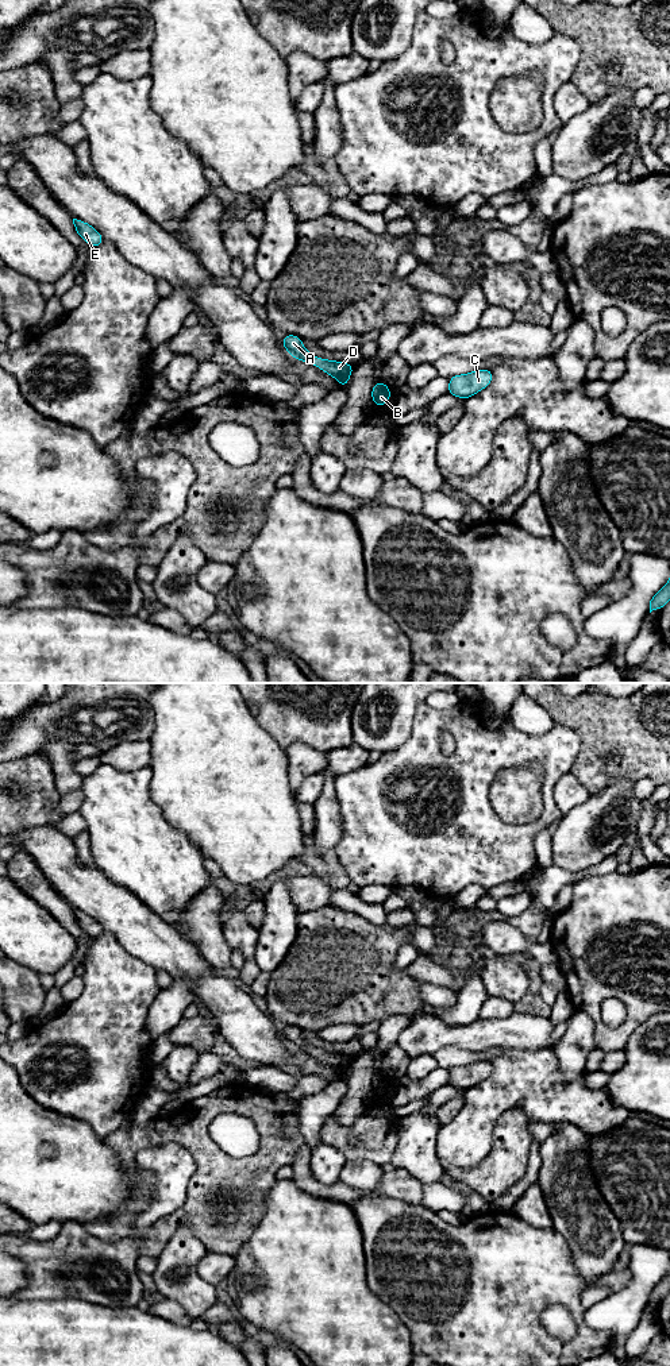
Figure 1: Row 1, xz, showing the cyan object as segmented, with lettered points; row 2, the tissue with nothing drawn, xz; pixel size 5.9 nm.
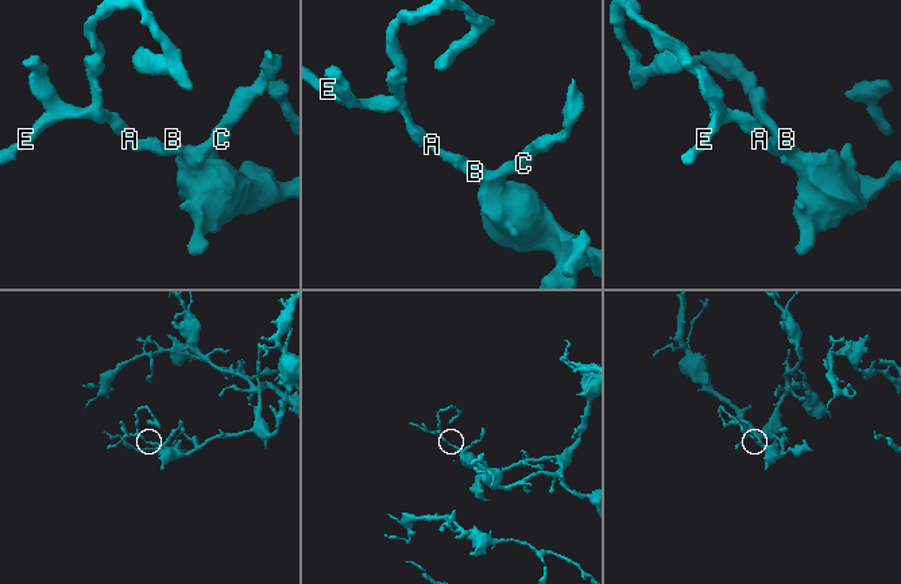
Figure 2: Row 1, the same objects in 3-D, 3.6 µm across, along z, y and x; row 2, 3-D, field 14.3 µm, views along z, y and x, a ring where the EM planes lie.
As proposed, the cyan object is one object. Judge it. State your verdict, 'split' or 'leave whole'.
leave whole

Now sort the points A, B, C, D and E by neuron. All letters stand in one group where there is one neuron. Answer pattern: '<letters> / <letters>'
A B C D E

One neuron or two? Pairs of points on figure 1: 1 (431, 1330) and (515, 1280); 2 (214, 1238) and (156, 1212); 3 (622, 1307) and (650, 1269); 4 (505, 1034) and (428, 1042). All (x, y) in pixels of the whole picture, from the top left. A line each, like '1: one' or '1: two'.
1: one
2: two
3: one
4: one

